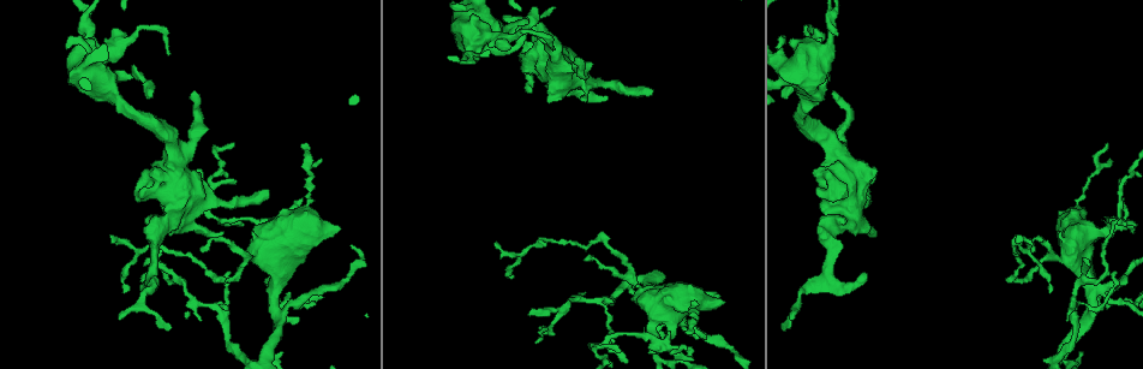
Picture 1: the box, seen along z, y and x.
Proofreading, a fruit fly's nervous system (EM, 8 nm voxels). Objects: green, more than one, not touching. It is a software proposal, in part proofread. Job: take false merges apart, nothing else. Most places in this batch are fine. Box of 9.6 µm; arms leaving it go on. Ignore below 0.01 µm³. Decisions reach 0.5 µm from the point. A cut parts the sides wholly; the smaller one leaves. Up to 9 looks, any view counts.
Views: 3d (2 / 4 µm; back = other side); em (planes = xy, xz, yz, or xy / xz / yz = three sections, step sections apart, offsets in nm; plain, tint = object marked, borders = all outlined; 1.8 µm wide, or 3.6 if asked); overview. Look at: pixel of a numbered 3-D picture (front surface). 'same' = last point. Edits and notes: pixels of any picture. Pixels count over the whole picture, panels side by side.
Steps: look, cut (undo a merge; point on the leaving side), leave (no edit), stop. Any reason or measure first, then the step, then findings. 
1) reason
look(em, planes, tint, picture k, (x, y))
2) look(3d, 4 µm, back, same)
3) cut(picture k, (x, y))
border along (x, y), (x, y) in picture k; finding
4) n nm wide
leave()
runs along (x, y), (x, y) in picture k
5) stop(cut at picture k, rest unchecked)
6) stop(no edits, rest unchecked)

calibre changes
look(3d, 4 µm, picture 1, (832, 15))

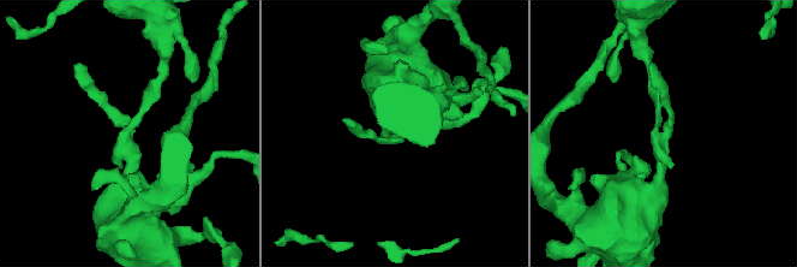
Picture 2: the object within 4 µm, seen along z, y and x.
look(em, planes, tint, picture 2, (127, 135))

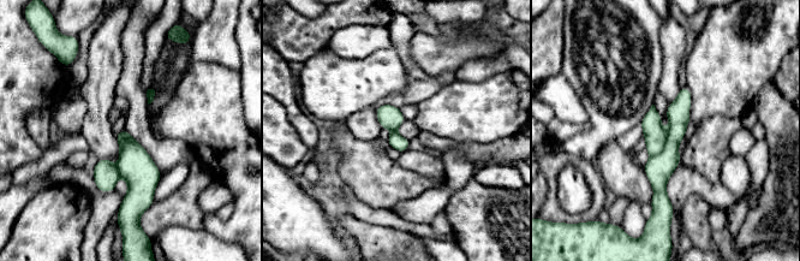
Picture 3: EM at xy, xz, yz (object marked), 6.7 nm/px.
cut(picture 3, (655, 136))
border along (667, 131), (664, 148), (651, 156) in picture 3; two neurons meet here

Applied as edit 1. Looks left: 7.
look(overview)

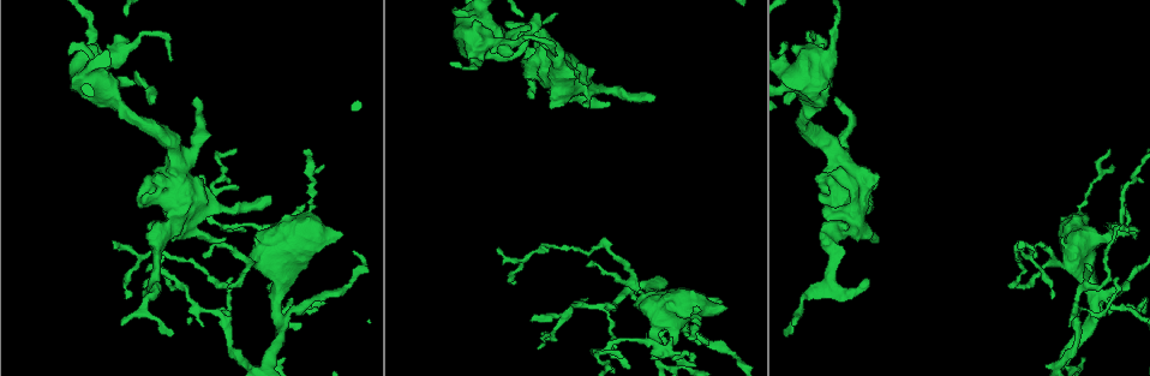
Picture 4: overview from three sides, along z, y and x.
three arms meet
look(3d, 4 µm, picture 4, (189, 155))

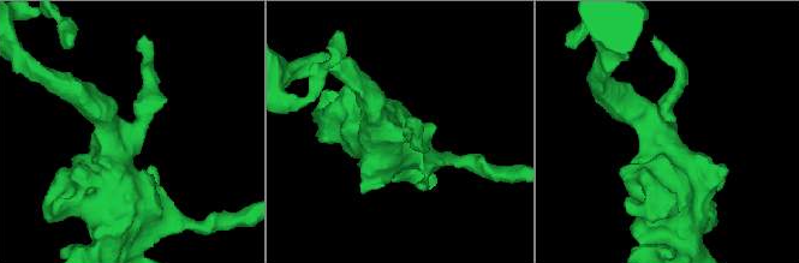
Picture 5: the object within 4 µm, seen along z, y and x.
3 arms; arms of 220, 360, 850 nm; need the tissue
look(em, 3.6 µm, planes, tint, picture 5, (130, 131))

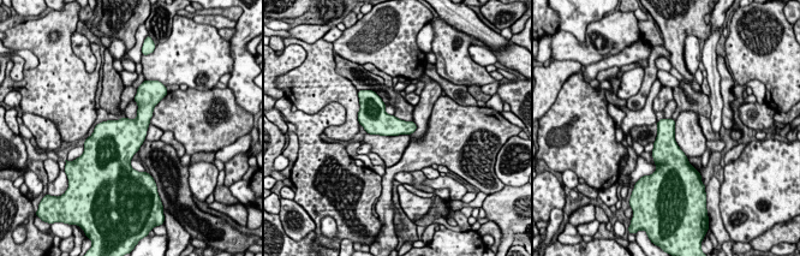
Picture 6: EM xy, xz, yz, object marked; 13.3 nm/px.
260 nm wide
leave()
all the same neuron

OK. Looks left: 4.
sudden change in width
look(em, xy, step 4, tint, picture 4, (798, 308))

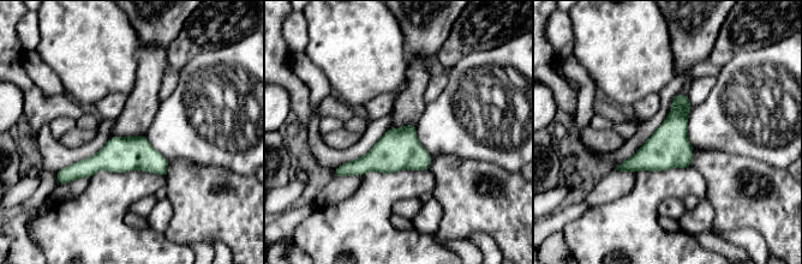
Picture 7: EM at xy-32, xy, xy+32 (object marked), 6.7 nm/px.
leave()
runs along (165, 162), (101, 160), (70, 173) in picture 7; all the same neuron

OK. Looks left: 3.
sudden change in width
look(em, planes, plain, picture 4, (679, 353))

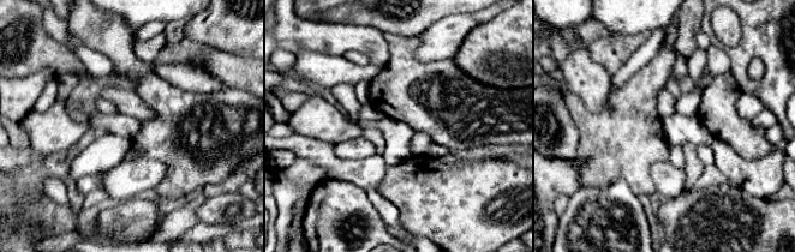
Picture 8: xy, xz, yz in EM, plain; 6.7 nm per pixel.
look(em, planes, tint, same)

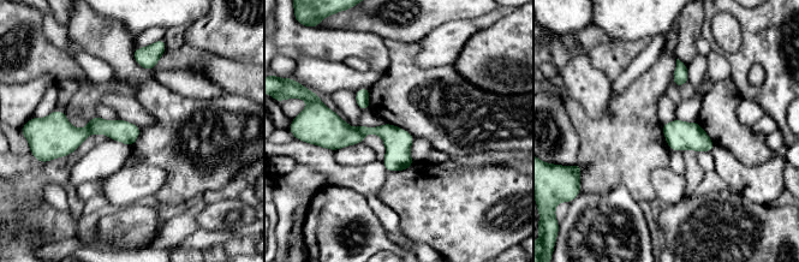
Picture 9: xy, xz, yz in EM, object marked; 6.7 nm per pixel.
leave()
continuous, no second neuron

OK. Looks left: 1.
stop(cut at picture 3, rest unchecked)

